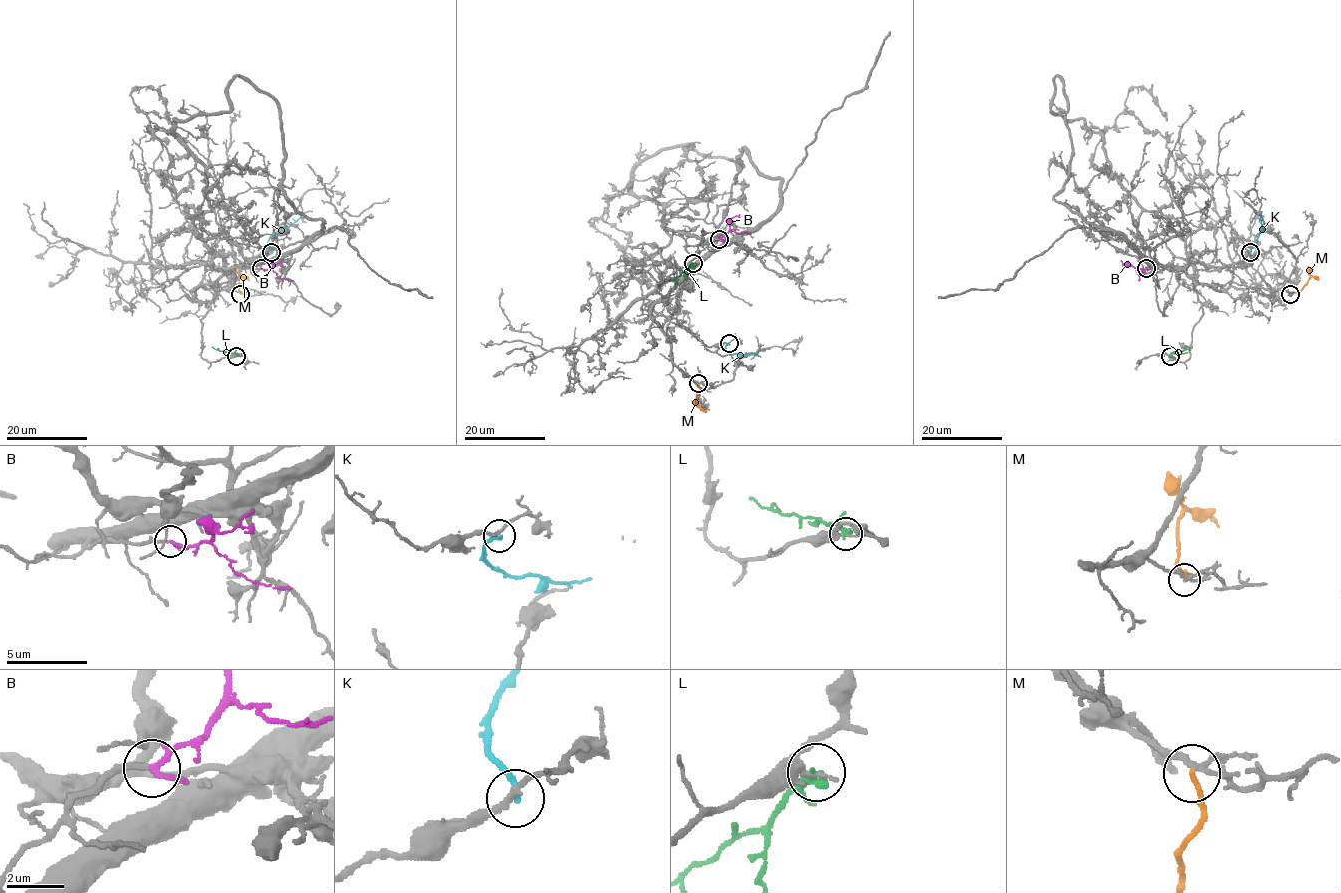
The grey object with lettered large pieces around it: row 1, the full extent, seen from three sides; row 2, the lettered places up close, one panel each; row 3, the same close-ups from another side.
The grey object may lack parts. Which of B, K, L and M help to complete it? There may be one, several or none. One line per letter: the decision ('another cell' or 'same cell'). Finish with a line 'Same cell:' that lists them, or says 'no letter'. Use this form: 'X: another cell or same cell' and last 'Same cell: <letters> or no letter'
B: same cell
K: another cell
L: another cell
M: another cell
Same cell: B

